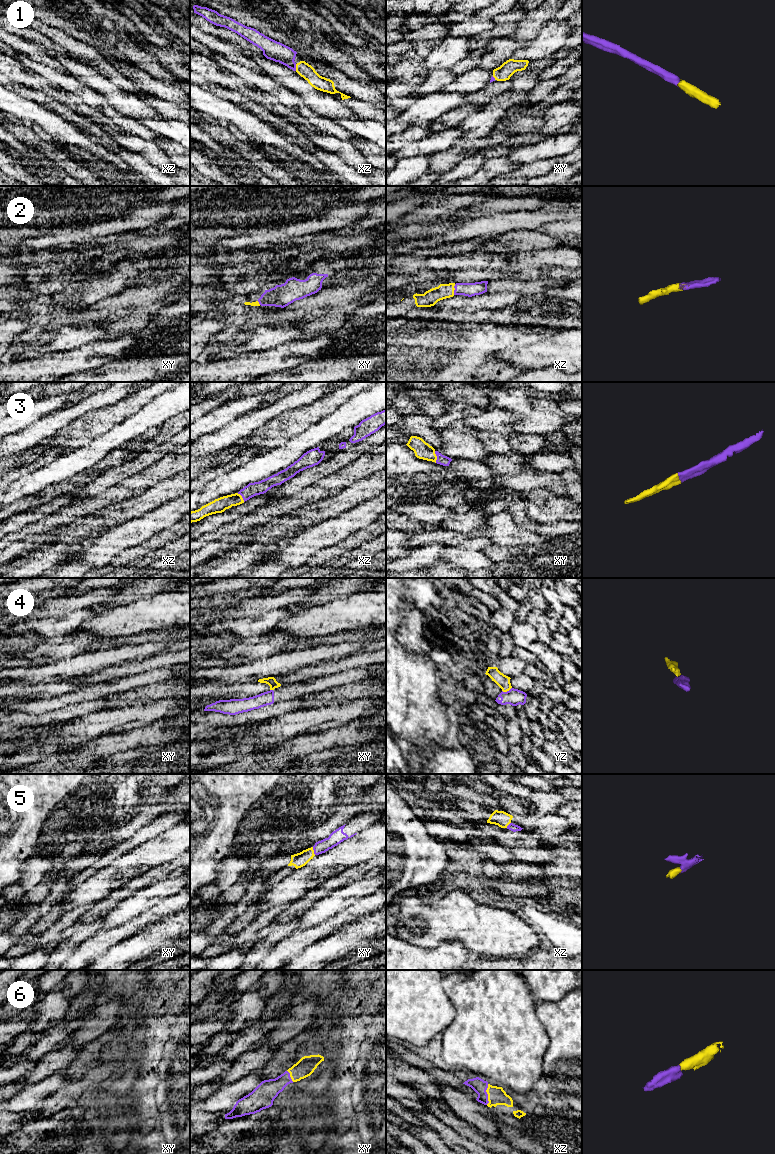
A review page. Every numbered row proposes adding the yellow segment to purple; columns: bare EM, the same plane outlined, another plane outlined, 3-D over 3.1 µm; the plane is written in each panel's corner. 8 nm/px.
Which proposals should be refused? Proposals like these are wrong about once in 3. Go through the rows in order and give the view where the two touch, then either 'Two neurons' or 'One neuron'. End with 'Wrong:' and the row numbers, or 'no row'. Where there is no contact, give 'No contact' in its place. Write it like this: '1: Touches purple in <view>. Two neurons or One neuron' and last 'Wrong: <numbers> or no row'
1: Touches purple in xz. One neuron
2: Touches purple in xz. One neuron
3: Touches purple in xy. One neuron
4: Touches purple in yz. Two neurons
5: Touches purple in xy. One neuron
6: Touches purple in xz. One neuron
Wrong: 4

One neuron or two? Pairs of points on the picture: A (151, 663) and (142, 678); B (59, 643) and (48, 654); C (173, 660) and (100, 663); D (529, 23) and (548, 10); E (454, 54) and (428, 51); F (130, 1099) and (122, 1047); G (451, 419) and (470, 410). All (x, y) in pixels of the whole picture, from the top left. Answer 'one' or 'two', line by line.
A: two
B: one
C: two
D: one
E: one
F: one
G: one

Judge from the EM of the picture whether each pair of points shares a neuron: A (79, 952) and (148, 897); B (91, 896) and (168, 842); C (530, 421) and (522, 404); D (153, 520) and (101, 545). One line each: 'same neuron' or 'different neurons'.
A: different neurons
B: same neuron
C: different neurons
D: same neuron

